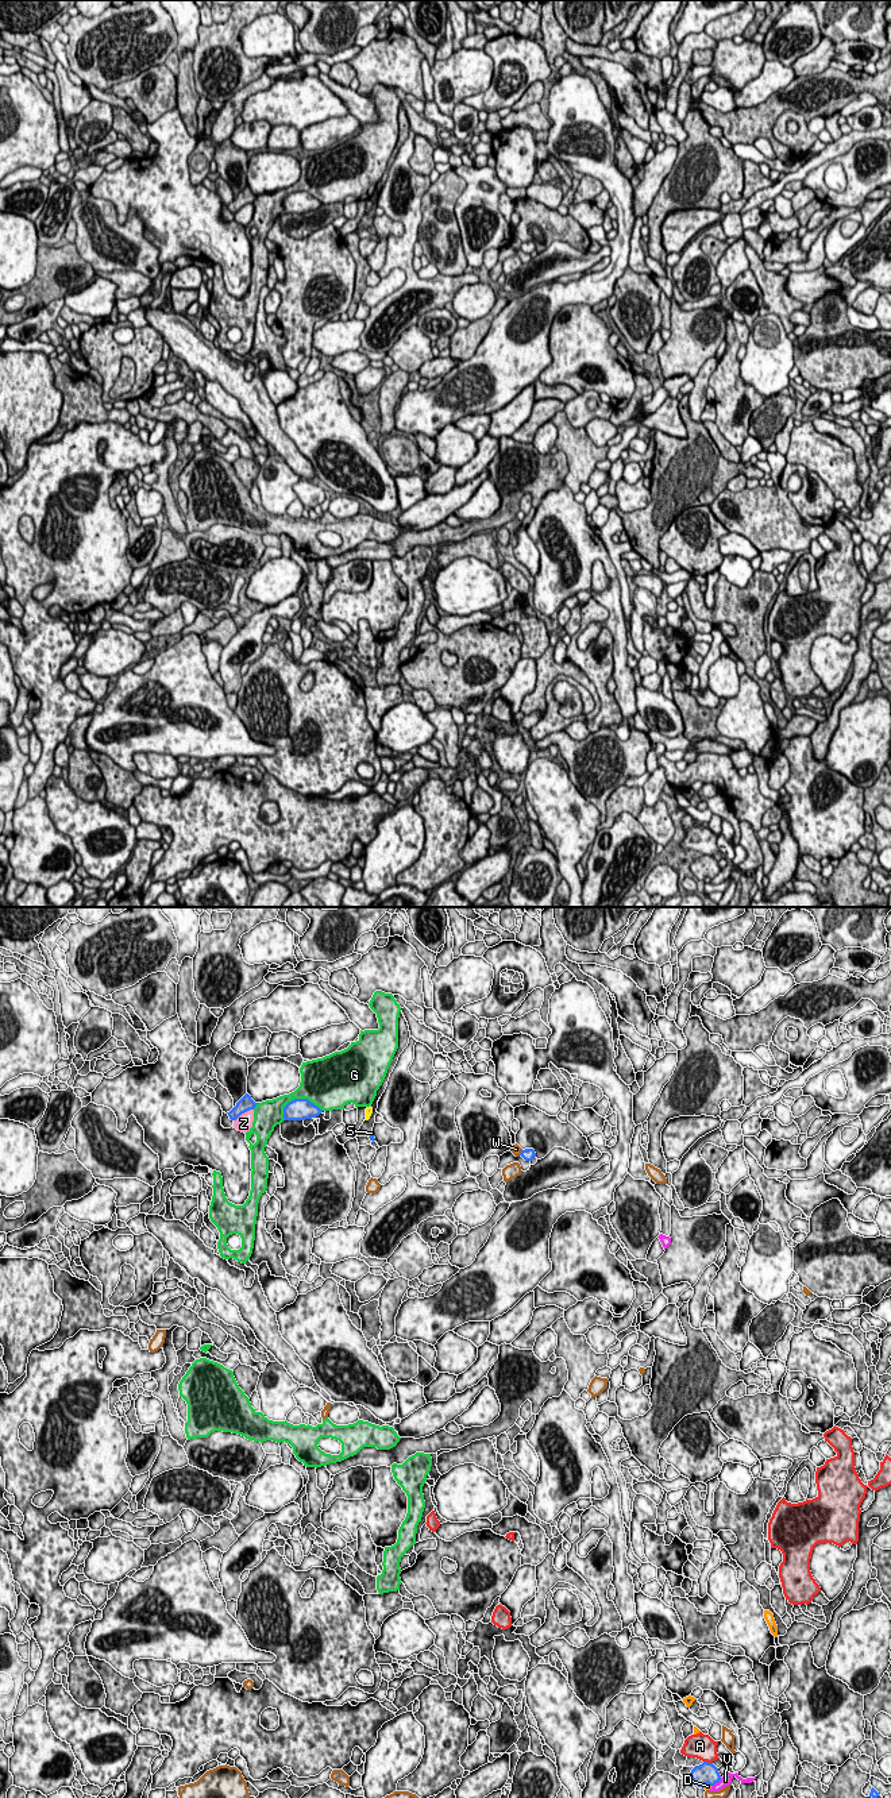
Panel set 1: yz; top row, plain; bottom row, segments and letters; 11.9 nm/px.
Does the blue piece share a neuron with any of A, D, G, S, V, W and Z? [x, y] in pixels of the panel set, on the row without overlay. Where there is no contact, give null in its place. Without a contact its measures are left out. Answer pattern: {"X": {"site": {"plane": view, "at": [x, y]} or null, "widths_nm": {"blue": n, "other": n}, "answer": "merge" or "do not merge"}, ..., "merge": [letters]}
{"A": {"site": {"plane": "yz", "at": [706, 855]}, "widths_nm": {"blue": 260, "other": 300}, "answer": "do not merge"}, "D": {"site": {"plane": "yz", "at": [706, 876]}, "widths_nm": {"blue": 260, "other": 60}, "answer": "do not merge"}, "G": {"site": {"plane": "yz", "at": [297, 192]}, "widths_nm": {"blue": 260, "other": 340}, "answer": "do not merge"}, "S": {"site": {"plane": "yz", "at": [370, 228]}, "widths_nm": {"blue": 60, "other": 30}, "answer": "merge"}, "V": {"site": {"plane": "yz", "at": [716, 875]}, "widths_nm": {"blue": 260, "other": 130}, "answer": "do not merge"}, "W": {"site": {"plane": "yz", "at": [521, 244]}, "widths_nm": {"blue": 140, "other": 120}, "answer": "do not merge"}, "Z": {"site": {"plane": "yz", "at": [243, 205]}, "widths_nm": {"blue": 180, "other": 200}, "answer": "do not merge"}, "merge": ["S"]}

